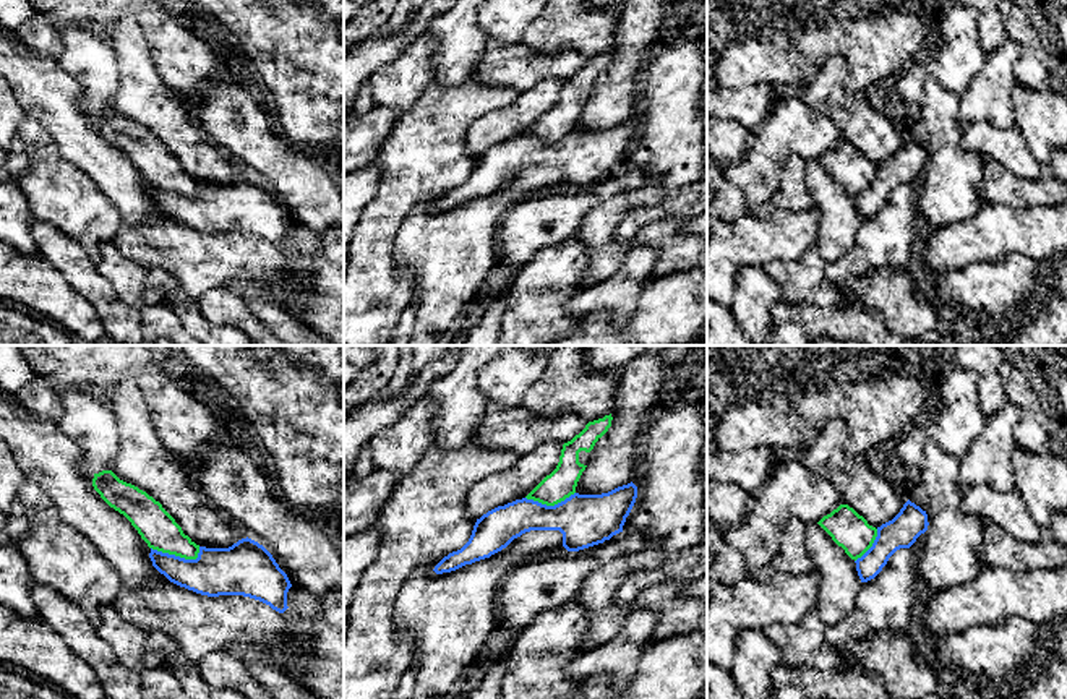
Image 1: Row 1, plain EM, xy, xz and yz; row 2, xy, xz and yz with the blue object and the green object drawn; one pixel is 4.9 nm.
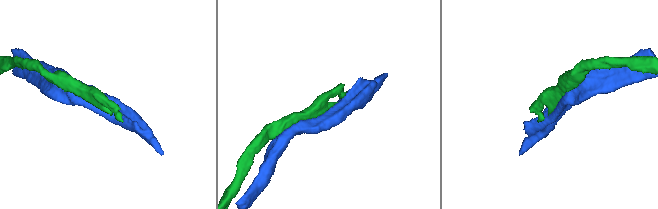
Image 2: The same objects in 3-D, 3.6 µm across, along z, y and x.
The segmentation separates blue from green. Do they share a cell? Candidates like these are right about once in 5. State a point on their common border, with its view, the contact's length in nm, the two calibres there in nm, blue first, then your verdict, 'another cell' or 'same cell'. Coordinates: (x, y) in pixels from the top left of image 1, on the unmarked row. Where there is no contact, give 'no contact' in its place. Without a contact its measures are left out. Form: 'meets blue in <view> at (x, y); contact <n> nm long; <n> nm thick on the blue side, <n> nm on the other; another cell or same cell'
meets blue in xy at (177, 193); contact 240 nm long; 240 nm thick on the blue side, 180 nm on the other; another cell

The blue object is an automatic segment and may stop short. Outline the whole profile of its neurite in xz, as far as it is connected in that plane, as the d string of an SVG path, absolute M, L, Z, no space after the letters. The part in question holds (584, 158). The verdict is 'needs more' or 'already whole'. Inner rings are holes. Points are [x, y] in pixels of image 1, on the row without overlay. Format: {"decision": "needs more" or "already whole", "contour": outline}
{"decision": "already whole", "contour": "M631 118L602 131L574 130L555 143L516 136L477 156L469 178L444 193L433 208L451 209L490 195L530 167L559 167L568 188L603 180L623 169L636 135L637 123Z"}

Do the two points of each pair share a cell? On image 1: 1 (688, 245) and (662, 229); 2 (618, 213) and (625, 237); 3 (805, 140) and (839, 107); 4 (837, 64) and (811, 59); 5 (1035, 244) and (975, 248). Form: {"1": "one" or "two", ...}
{"1": "one", "2": "two", "3": "two", "4": "two", "5": "one"}

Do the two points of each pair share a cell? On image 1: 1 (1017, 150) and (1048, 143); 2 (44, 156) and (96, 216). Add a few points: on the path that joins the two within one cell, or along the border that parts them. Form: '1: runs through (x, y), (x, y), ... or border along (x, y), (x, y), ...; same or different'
1: border along (1014, 125), (1028, 151), (1046, 166); different
2: runs through (51, 171), (81, 201); same

